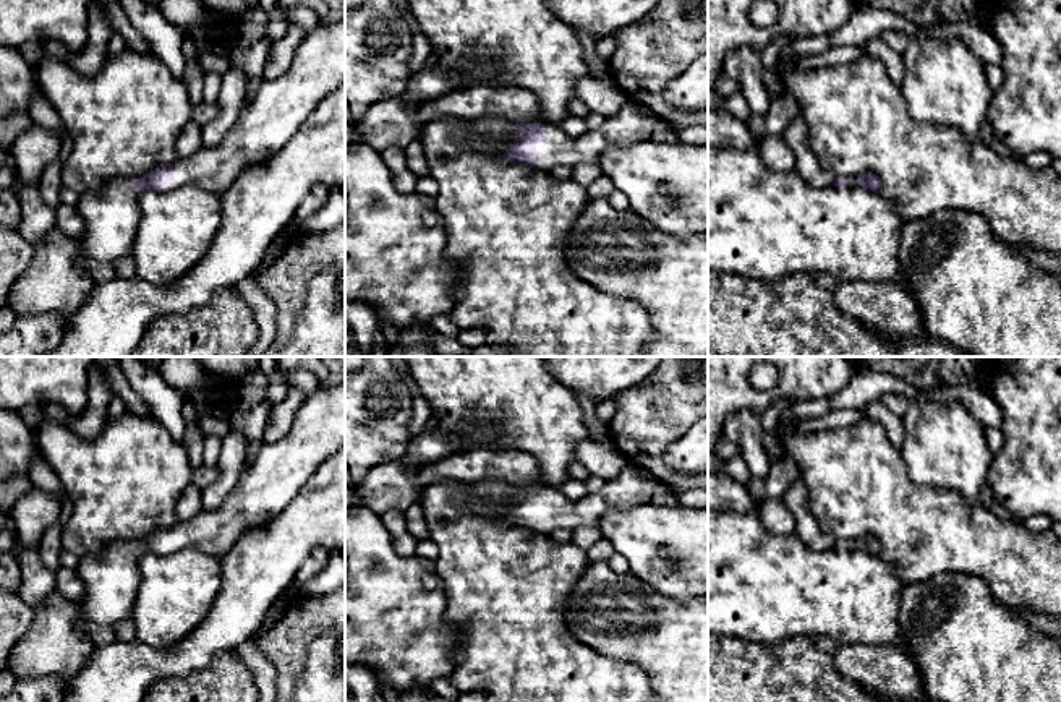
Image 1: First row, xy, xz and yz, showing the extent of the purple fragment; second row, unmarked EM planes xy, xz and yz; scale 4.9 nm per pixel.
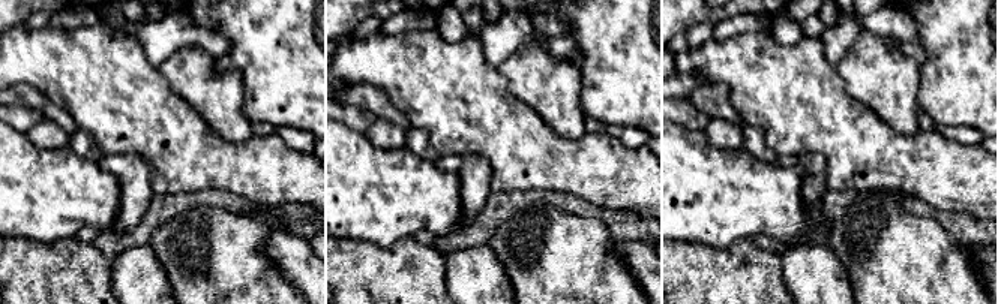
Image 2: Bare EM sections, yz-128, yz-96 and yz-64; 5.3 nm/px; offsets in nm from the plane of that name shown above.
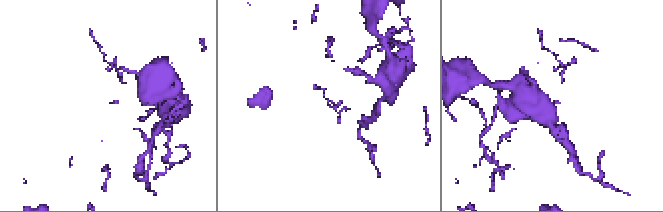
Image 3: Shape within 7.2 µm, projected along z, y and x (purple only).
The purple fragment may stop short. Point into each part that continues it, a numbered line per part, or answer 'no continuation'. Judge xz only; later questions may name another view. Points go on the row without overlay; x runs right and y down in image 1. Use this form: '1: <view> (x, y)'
1: xz (634, 485)

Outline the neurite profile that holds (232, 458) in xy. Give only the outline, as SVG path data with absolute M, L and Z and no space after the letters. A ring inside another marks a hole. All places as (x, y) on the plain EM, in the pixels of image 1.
M232 430L222 438L222 451L215 464L219 478L201 491L201 509L215 509L224 503L243 473L246 454L248 441L240 431Z

